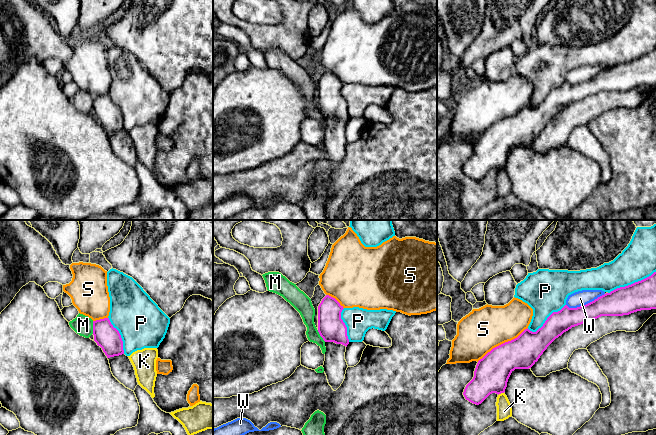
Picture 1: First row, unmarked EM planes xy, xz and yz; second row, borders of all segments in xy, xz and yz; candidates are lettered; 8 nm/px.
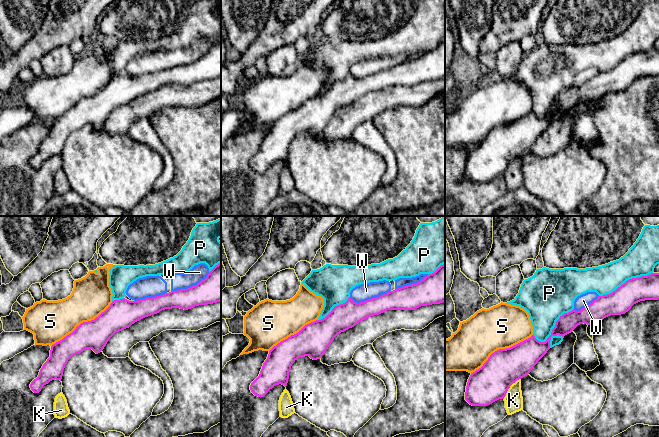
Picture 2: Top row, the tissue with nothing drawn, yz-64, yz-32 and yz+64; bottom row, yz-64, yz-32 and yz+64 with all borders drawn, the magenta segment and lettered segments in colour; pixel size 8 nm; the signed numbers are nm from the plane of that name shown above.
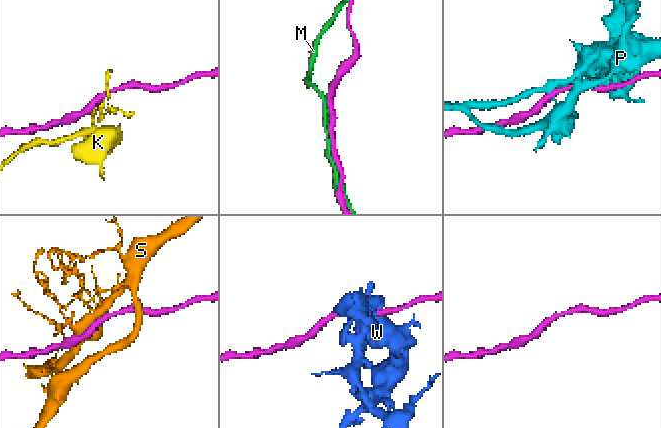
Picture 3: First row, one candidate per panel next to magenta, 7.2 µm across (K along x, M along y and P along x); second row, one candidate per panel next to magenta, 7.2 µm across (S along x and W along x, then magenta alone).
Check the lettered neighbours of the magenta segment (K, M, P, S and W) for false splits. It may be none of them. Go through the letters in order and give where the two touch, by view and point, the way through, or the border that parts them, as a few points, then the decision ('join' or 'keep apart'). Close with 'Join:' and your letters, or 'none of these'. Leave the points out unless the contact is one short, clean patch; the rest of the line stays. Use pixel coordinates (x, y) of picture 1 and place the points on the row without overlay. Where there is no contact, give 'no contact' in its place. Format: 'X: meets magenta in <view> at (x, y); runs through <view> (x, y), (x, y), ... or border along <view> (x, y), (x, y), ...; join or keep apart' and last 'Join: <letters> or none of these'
K: meets magenta in yz at (500, 169); keep apart
M: meets magenta in xy at (93, 103); keep apart
P: meets magenta in yz at (631, 60); join
S: meets magenta in yz at (503, 119); keep apart
W: meets magenta in yz at (586, 80); keep apart
Join: P

